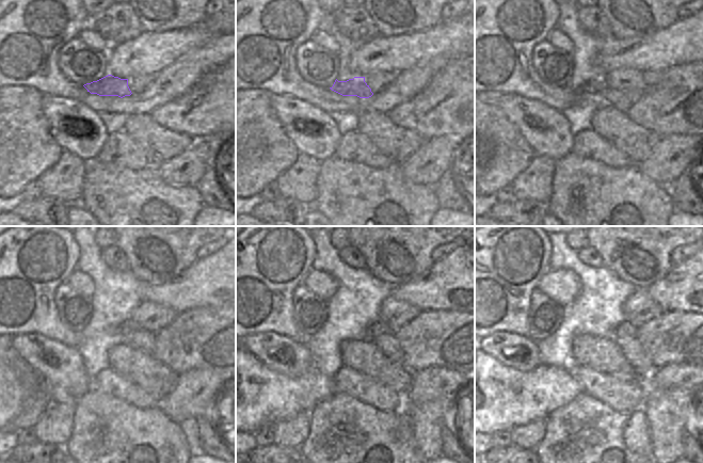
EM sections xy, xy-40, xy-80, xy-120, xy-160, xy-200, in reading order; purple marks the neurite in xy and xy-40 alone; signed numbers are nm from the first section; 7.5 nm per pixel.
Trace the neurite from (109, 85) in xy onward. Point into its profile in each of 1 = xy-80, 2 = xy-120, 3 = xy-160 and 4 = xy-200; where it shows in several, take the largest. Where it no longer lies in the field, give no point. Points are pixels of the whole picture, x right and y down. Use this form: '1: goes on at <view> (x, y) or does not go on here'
1: goes on at xy-80 (618, 99)
2: goes on at xy-120 (144, 340)
3: goes on at xy-160 (388, 345)
4: goes on at xy-200 (630, 348)

